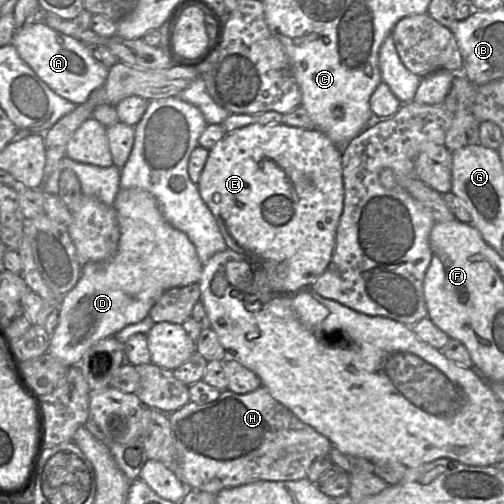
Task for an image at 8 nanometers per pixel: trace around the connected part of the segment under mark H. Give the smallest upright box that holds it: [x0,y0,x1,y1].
[168,386,332,495]

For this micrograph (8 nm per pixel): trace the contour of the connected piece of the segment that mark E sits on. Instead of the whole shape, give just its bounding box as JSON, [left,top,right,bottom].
[197,124,344,294]

